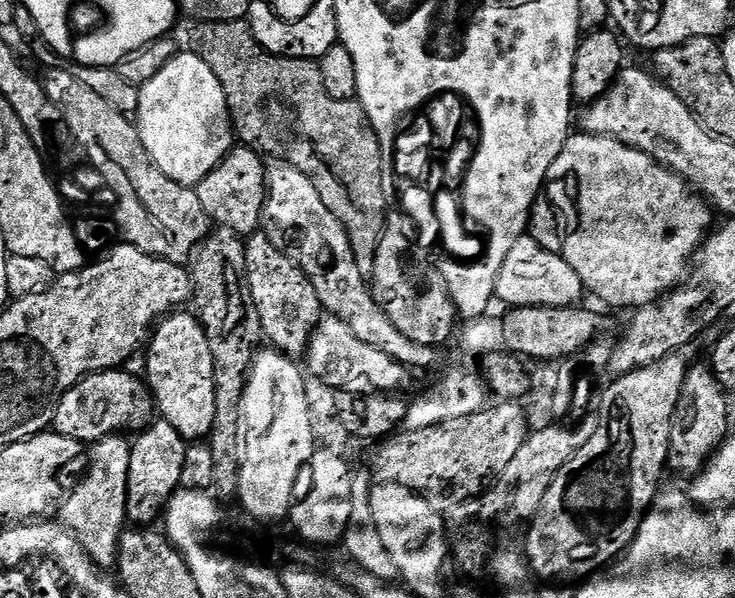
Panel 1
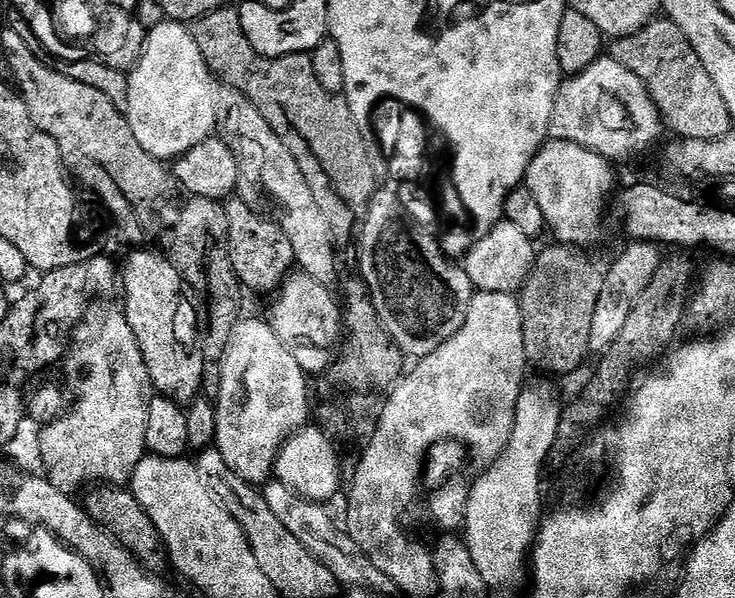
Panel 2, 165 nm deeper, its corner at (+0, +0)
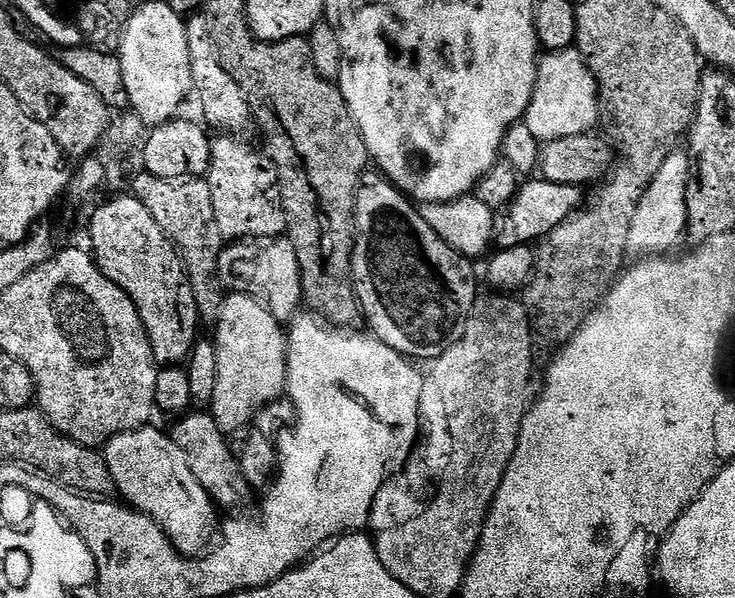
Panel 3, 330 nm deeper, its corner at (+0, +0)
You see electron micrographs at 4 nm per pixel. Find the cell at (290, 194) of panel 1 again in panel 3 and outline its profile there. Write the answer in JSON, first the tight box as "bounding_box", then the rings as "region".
{"bounding_box":[186,15,254,138],"region":[[[193,15],[187,21],[187,25],[186,50],[189,51],[190,56],[192,92],[200,99],[200,108],[204,111],[205,121],[203,120],[203,123],[209,129],[217,128],[215,130],[217,133],[231,134],[237,138],[243,137],[245,135],[243,132],[253,131],[254,128],[251,108],[243,96],[238,82],[234,82],[234,78],[230,78],[230,74],[226,74],[226,70],[214,50],[214,42],[210,42],[210,34],[206,30],[203,15]]]}

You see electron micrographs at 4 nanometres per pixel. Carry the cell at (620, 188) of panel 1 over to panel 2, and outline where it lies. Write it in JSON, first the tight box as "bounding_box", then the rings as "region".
{"bounding_box":[523,139,616,250],"region":[[[549,139],[530,162],[523,187],[528,188],[538,206],[542,206],[547,231],[553,232],[561,245],[588,250],[599,238],[604,207],[607,204],[609,207],[614,196],[612,187],[616,184],[616,176],[612,168],[604,157],[577,144],[554,139]]]}

